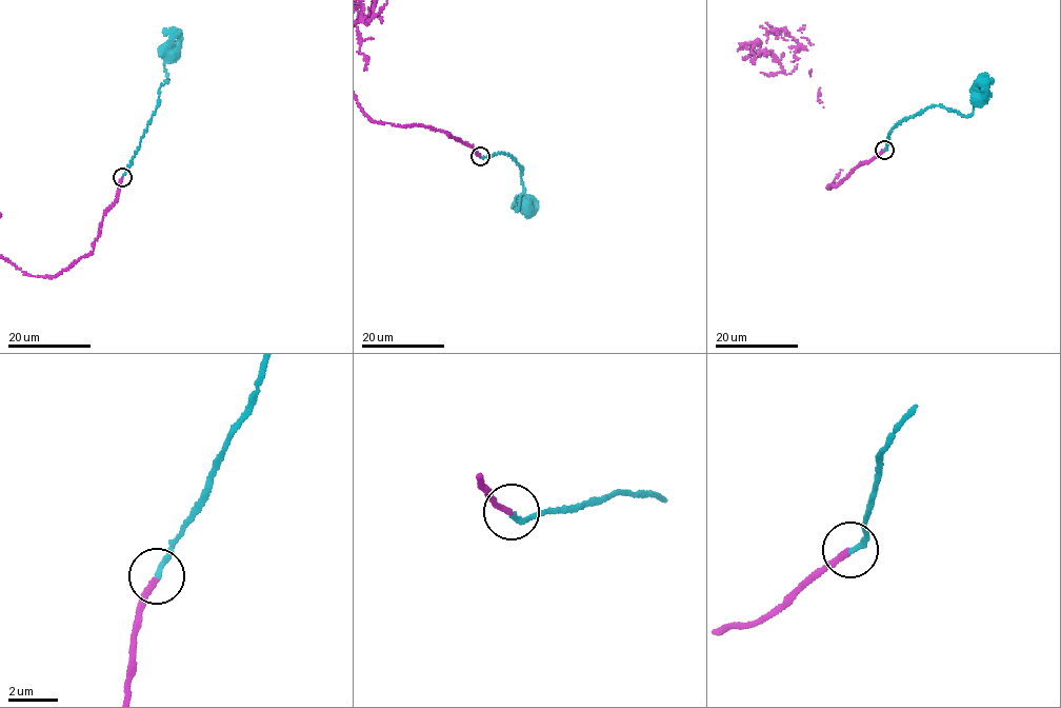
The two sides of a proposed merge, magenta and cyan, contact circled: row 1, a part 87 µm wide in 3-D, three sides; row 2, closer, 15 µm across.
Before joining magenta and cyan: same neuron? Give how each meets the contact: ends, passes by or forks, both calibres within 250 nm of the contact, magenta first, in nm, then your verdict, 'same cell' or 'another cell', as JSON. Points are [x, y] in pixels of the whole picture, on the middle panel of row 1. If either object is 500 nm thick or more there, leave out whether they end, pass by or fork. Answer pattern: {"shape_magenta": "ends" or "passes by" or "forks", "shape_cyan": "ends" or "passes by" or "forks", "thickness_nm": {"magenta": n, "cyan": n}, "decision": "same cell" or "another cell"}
{"shape_magenta": "ends", "shape_cyan": "ends", "thickness_nm": {"magenta": 220, "cyan": 200}, "decision": "same cell"}

